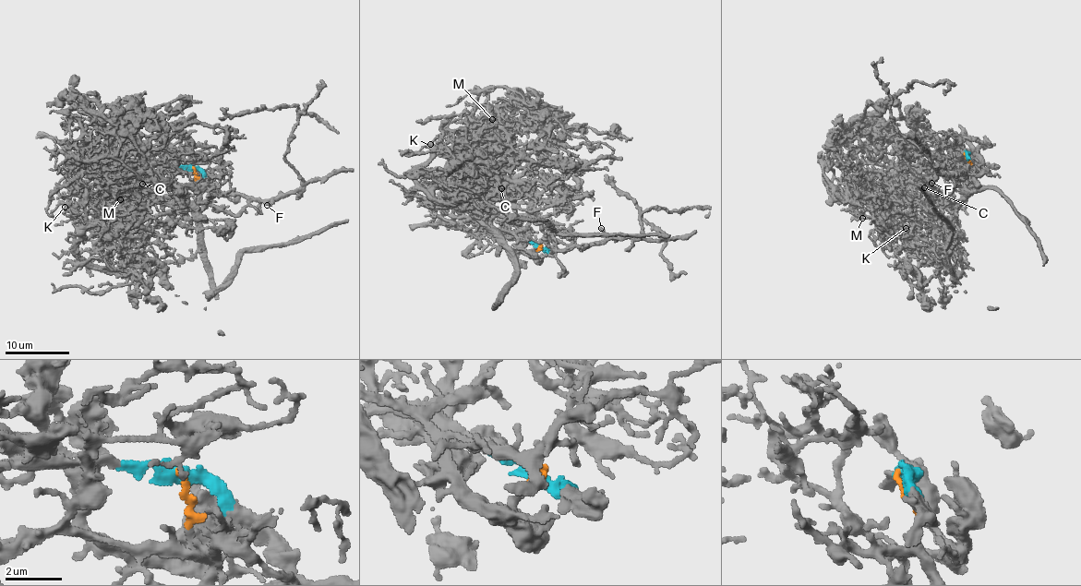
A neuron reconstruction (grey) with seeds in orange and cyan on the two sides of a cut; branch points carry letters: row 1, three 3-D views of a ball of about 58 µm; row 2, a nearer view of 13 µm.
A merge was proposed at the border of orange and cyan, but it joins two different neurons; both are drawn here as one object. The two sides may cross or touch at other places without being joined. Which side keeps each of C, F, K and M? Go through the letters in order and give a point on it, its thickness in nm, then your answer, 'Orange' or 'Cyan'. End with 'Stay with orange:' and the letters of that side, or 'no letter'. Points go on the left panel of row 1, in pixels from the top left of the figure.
C: Place: (142, 184). Thickness 130 nm. Orange
F: Place: (267, 205). Thickness 200 nm. Cyan
K: Place: (65, 207). Thickness 280 nm. Orange
M: Place: (120, 199). Thickness 280 nm. Orange
Stay with orange: C, K, M

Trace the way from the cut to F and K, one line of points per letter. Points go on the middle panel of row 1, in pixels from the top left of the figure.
F: (541, 246), (551, 253), (603, 241), (606, 238), (600, 227)
K: (541, 245), (530, 254), (436, 186), (458, 171), (442, 142), (430, 145)

